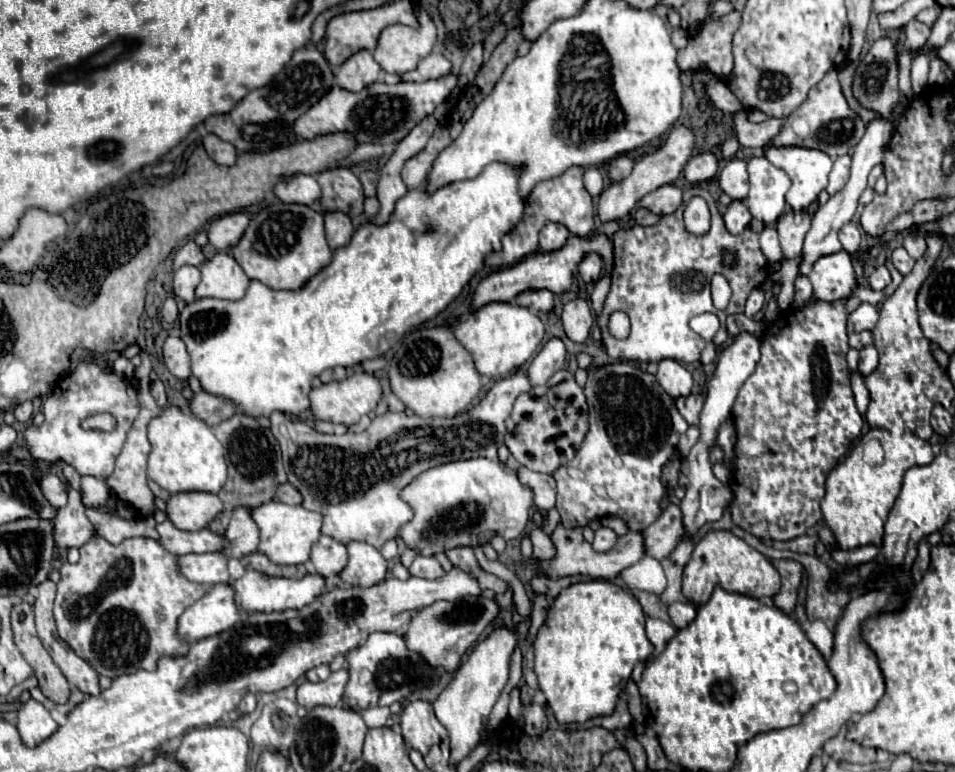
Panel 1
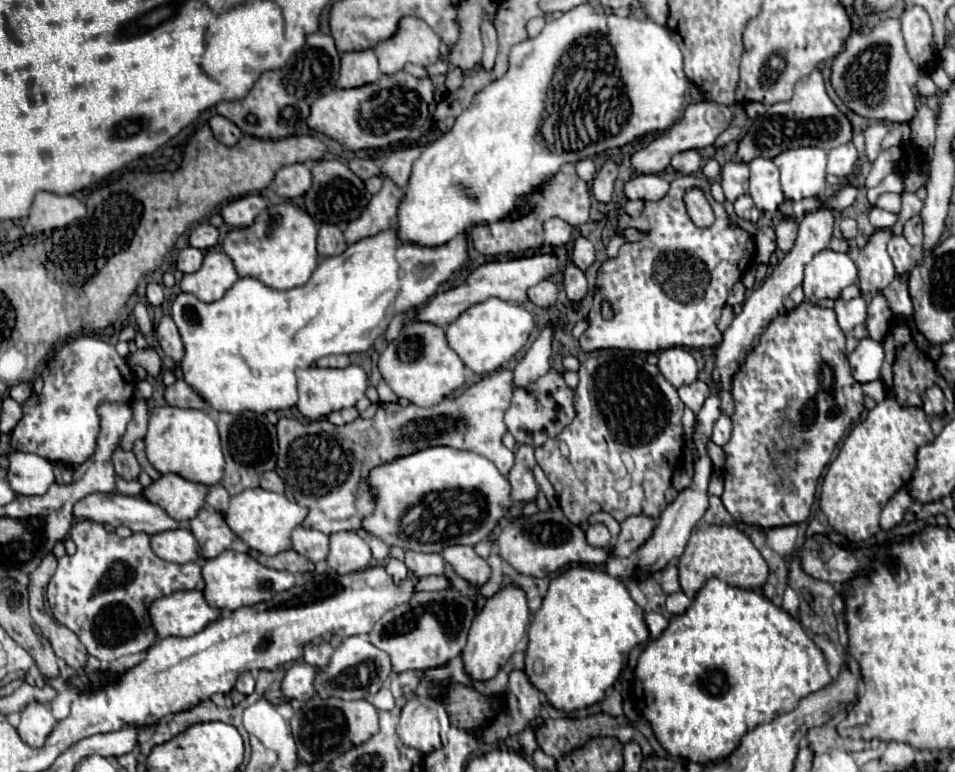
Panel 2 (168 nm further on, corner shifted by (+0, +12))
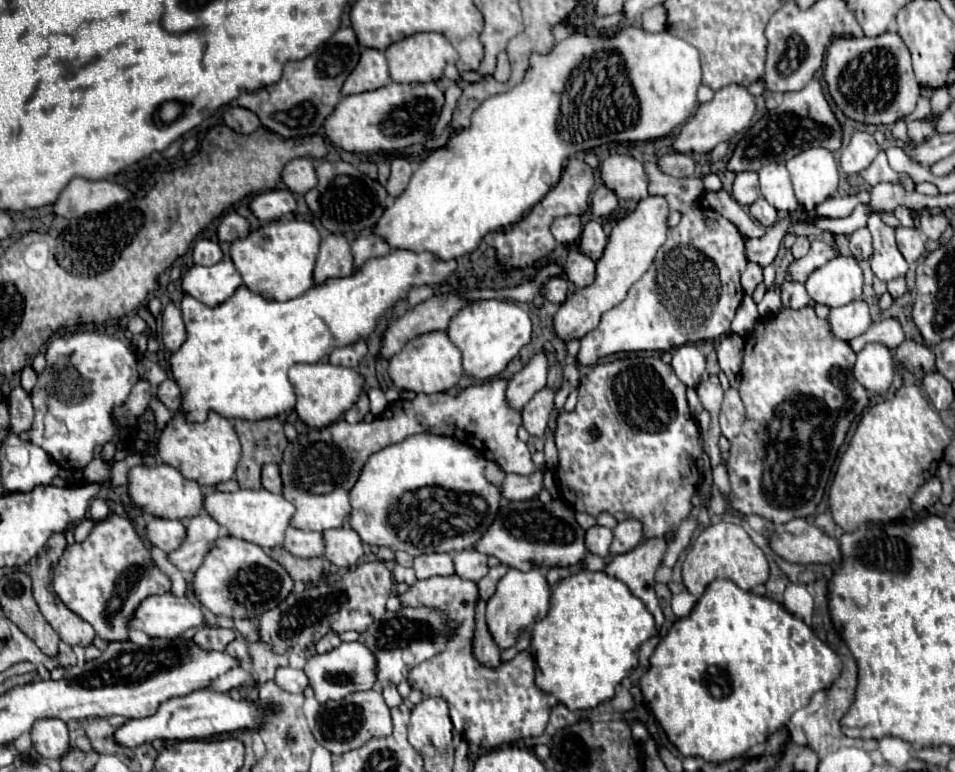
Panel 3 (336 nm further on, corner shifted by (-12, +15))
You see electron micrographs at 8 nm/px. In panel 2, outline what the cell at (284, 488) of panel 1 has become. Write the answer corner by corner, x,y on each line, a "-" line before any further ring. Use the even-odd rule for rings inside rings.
275,470
265,472
265,476
261,476
261,488
271,490
271,492
285,492
285,484
283,484
281,476

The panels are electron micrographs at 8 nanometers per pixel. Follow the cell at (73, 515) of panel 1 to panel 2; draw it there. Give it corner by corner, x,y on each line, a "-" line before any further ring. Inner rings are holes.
89,494
73,506
73,516
77,520
91,520
97,524
113,524
127,526
133,532
145,532
149,536
161,534
167,530
181,528
177,520
173,520
161,506
145,500
143,496
125,496
125,494

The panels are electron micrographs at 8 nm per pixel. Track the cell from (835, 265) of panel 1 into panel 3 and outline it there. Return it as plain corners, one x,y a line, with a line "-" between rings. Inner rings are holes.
837,255
827,261
821,269
815,269
805,281
805,289
815,303
827,305
829,309
843,307
851,301
861,299
863,271
853,257

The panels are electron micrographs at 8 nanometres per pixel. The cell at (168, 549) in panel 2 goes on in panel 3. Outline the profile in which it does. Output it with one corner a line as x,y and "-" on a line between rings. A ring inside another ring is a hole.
153,517
145,527
145,537
151,545
163,549
165,553
171,553
177,549
177,545
181,545
185,537
185,525
181,521

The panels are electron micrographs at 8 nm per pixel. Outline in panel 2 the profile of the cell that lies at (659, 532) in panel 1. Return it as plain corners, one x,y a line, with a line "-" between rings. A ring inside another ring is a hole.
629,516
621,524
621,534
613,546
611,556
629,556
631,552
637,552
653,534
657,526
657,518
651,516

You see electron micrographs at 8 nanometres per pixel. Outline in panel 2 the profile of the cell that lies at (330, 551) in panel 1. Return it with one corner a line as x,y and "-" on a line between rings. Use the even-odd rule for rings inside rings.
295,528
293,530
293,550
301,552
301,556
309,558
311,562
325,560
329,554
329,536
319,530
309,528

